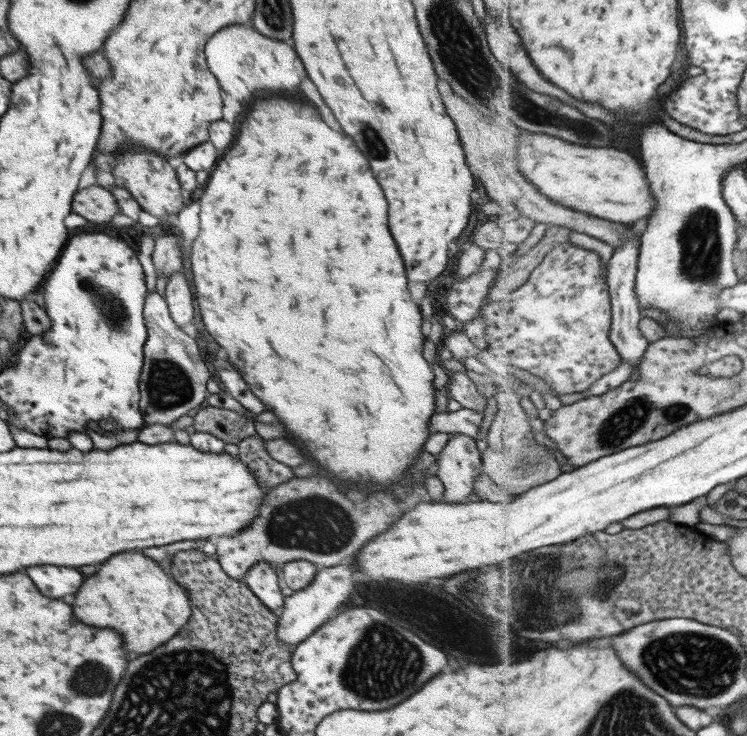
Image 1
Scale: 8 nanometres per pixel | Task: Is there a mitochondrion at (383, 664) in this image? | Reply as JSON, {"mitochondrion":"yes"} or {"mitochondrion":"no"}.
{"mitochondrion":"yes"}

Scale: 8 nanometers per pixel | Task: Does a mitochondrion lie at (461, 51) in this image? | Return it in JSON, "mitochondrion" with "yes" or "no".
{"mitochondrion":"yes"}

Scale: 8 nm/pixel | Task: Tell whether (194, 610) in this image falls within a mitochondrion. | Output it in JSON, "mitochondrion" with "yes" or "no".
{"mitochondrion":"no"}

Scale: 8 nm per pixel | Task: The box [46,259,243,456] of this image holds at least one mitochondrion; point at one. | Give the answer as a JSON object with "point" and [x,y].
{"point":[168,386]}

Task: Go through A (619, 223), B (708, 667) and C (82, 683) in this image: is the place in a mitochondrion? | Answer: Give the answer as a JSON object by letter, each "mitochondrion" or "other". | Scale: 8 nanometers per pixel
{"A":"other","B":"mitochondrion","C":"mitochondrion"}

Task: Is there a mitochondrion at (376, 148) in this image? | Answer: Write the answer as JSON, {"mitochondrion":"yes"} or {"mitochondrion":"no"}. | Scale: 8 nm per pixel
{"mitochondrion":"yes"}

